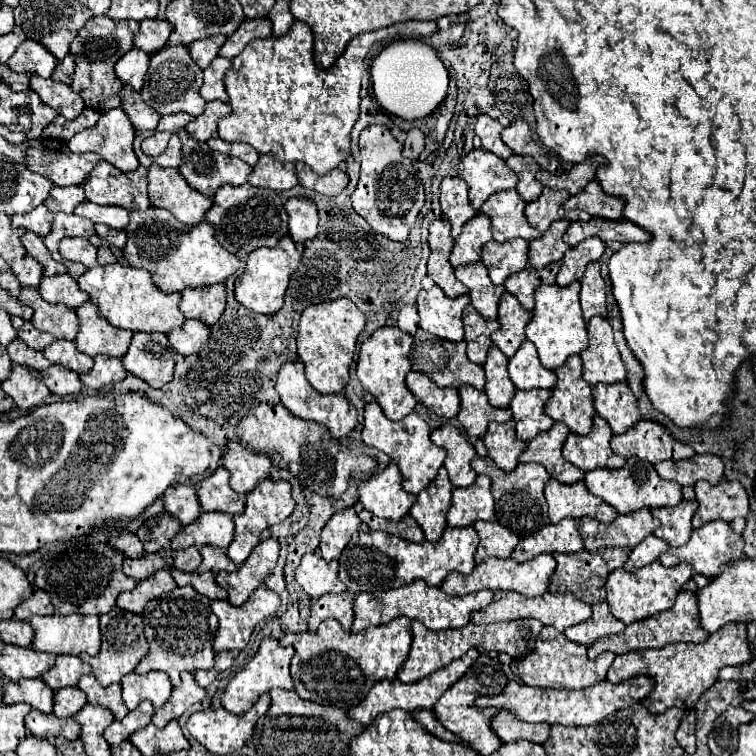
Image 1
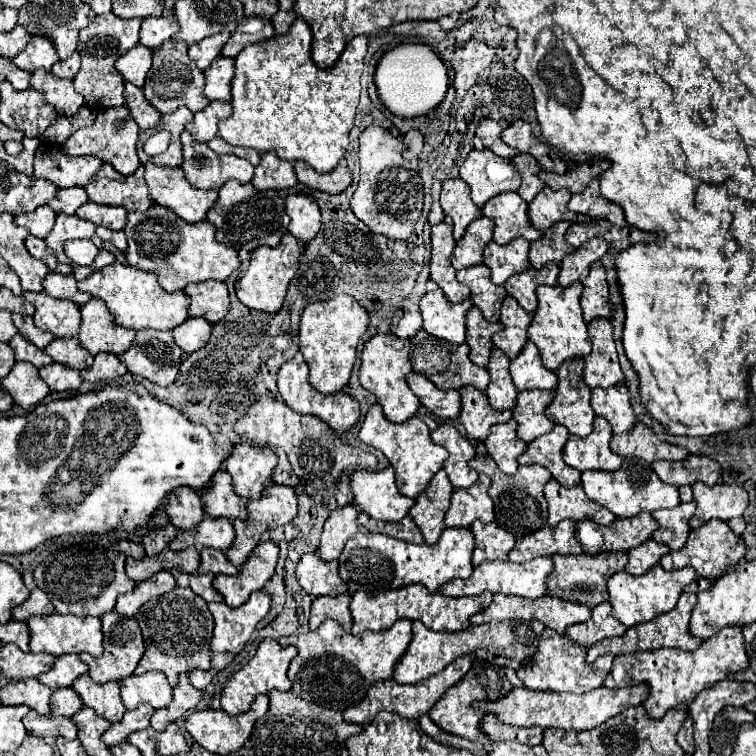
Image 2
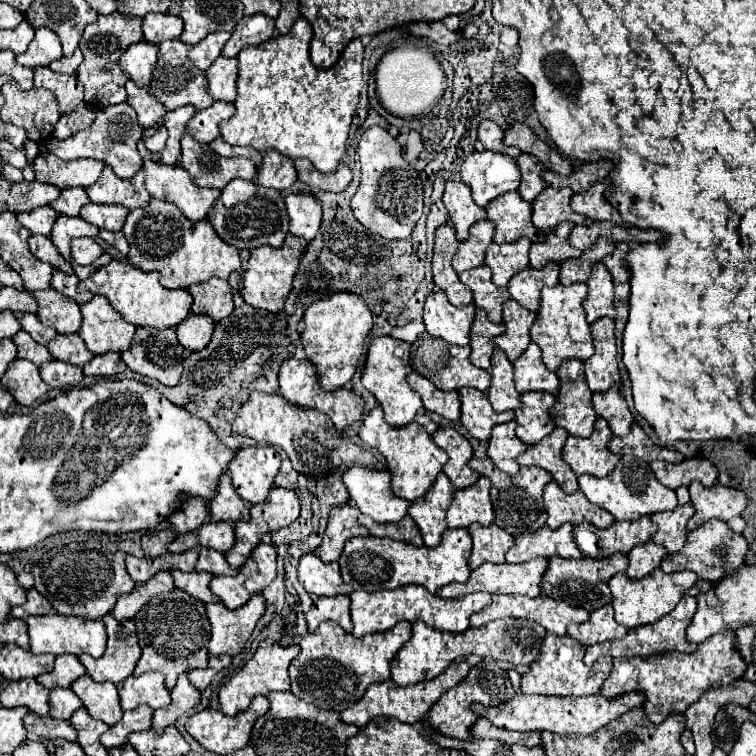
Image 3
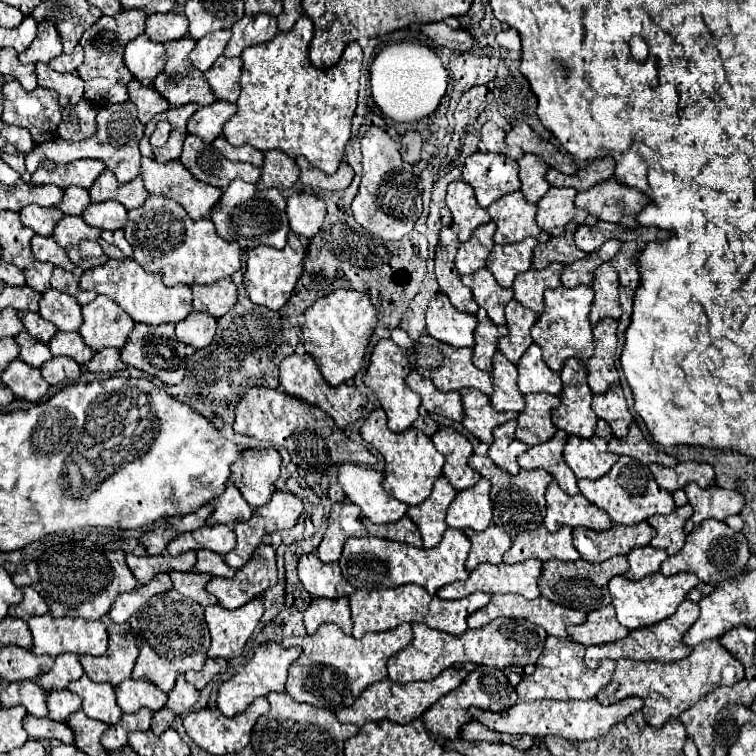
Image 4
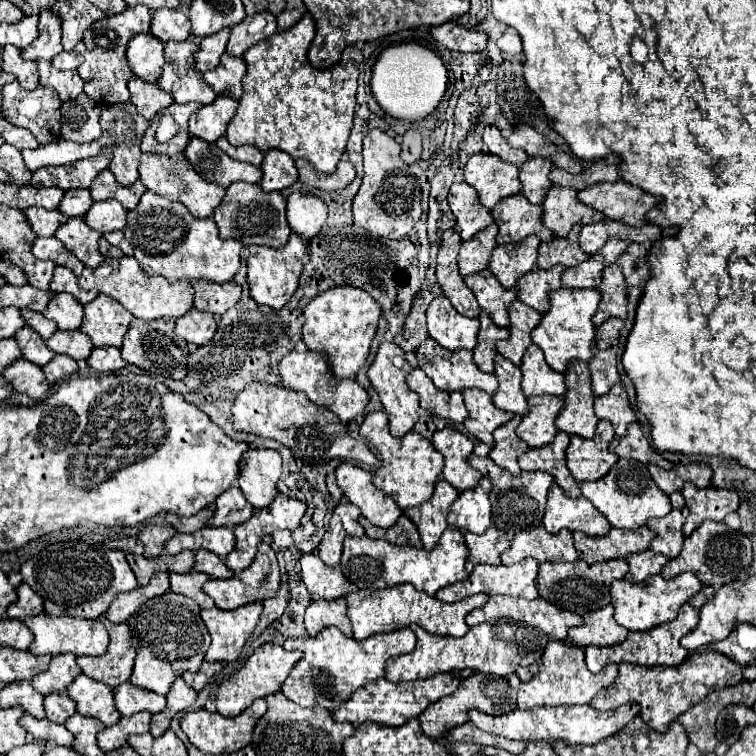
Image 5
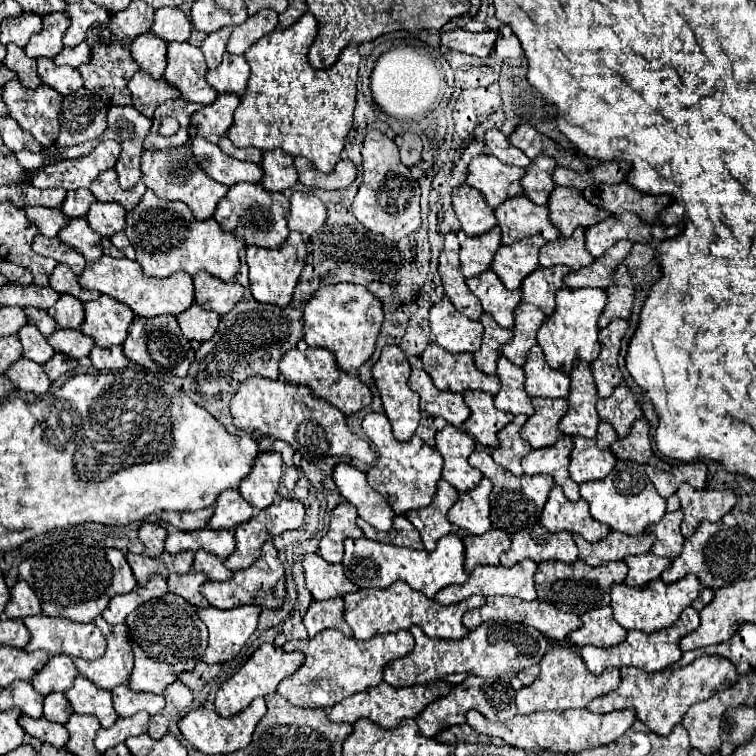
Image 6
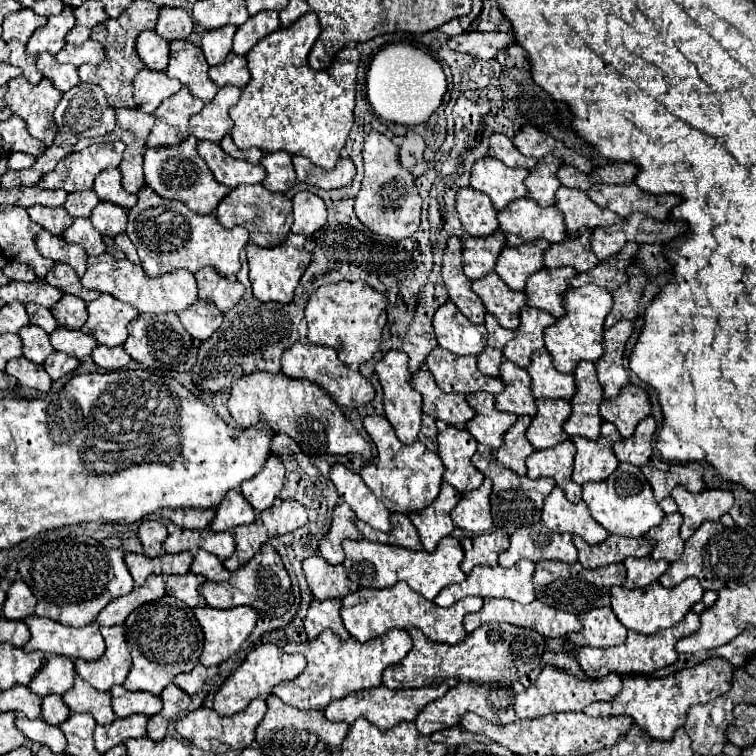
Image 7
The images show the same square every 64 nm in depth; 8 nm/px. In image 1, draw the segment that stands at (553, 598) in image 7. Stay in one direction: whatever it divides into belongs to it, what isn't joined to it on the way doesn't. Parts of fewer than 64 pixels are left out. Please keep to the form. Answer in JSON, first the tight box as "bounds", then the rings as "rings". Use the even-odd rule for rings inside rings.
{"bounds":[548,548,628,604],"rings":[[[604,548],[604,550],[582,550],[576,554],[558,554],[556,558],[556,572],[550,578],[548,592],[552,594],[572,594],[578,600],[584,600],[586,604],[596,604],[600,600],[606,600],[606,578],[610,576],[612,570],[622,568],[624,562],[628,560],[628,550],[622,548]]]}

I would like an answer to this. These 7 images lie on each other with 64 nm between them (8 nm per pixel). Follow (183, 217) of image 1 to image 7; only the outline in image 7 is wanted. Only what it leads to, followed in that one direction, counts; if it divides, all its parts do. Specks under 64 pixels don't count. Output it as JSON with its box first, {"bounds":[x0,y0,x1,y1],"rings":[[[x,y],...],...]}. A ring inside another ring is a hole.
{"bounds":[144,136,230,214],"rings":[[[188,136],[178,146],[146,148],[144,152],[146,186],[150,186],[162,198],[184,202],[196,214],[212,214],[220,204],[220,200],[230,192],[230,188],[216,182],[216,178],[212,176],[212,170],[200,158],[196,146],[198,146],[198,140],[194,136]]]}

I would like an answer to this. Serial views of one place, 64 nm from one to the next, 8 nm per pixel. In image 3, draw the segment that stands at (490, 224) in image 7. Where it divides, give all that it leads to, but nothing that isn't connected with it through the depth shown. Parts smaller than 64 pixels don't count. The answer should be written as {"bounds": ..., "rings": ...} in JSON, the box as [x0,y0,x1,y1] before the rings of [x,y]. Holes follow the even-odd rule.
{"bounds":[444,182,486,242],"rings":[[[446,182],[446,190],[444,190],[444,206],[450,212],[452,224],[456,228],[456,238],[458,242],[468,238],[468,230],[480,222],[486,220],[486,210],[480,208],[470,194],[468,184],[464,182]]]}

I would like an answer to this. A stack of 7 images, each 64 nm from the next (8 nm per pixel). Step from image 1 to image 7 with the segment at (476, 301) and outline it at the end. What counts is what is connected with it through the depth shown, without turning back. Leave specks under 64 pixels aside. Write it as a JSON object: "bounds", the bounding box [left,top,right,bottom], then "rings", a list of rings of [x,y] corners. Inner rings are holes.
{"bounds":[472,272,526,330],"rings":[[[490,272],[488,276],[472,282],[472,290],[482,298],[486,310],[496,316],[500,326],[516,330],[520,324],[520,310],[526,306],[526,294],[510,290],[506,282]]]}

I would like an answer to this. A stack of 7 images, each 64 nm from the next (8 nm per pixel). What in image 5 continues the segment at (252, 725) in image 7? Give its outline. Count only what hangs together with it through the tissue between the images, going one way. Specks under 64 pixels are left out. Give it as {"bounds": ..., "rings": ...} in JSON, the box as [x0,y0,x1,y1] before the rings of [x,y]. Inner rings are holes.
{"bounds":[180,698,266,754],"rings":[[[258,698],[252,706],[248,706],[242,714],[234,716],[234,718],[224,718],[218,712],[210,712],[206,708],[200,708],[196,712],[186,712],[180,720],[180,728],[182,732],[188,736],[188,740],[206,754],[230,754],[236,750],[242,750],[244,746],[250,744],[252,740],[252,730],[256,726],[256,722],[266,714],[266,700]]]}

